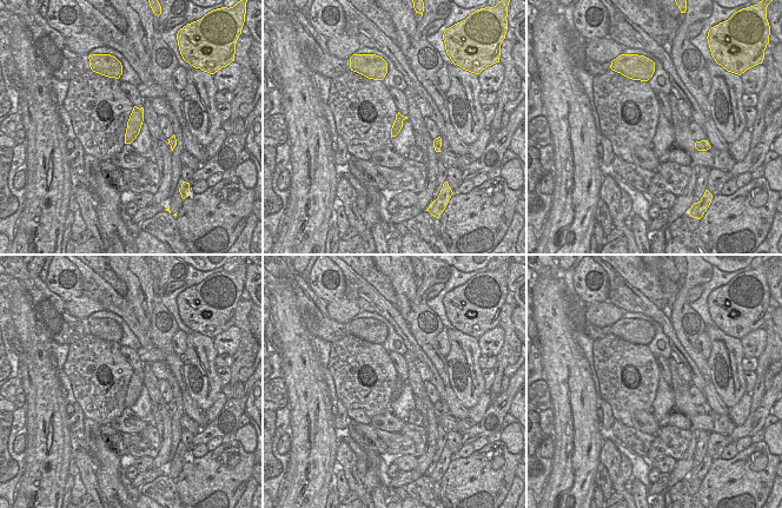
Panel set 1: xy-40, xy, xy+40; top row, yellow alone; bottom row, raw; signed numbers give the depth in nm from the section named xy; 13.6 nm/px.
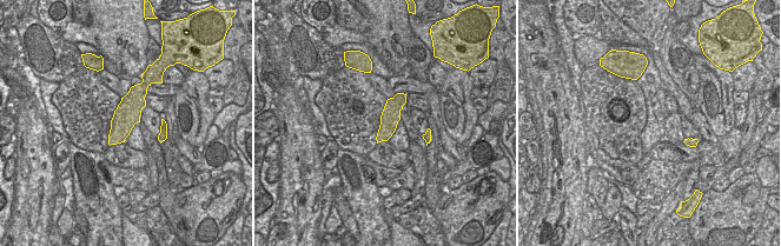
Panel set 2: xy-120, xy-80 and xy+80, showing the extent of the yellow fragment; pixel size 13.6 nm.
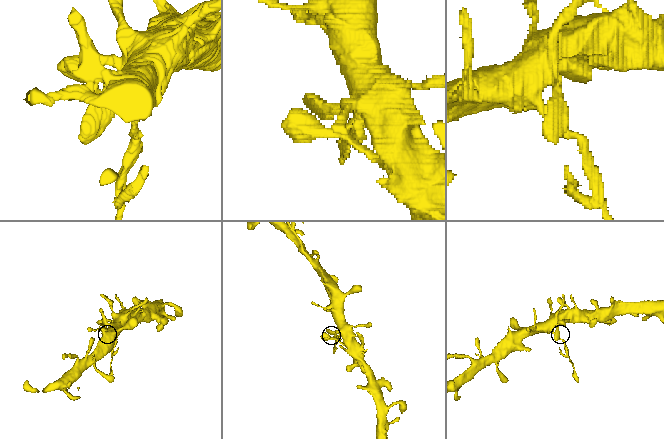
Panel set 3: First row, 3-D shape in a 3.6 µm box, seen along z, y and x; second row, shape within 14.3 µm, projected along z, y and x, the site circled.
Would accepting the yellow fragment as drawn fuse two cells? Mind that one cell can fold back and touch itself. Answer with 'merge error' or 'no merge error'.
merge error

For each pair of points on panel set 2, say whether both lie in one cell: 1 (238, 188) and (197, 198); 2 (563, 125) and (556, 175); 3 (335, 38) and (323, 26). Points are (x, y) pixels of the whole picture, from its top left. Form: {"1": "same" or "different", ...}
{"1": "same", "2": "same", "3": "different"}

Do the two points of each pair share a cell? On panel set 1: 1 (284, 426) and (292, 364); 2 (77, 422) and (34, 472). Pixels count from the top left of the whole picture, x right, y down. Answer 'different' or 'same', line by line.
1: different
2: different

